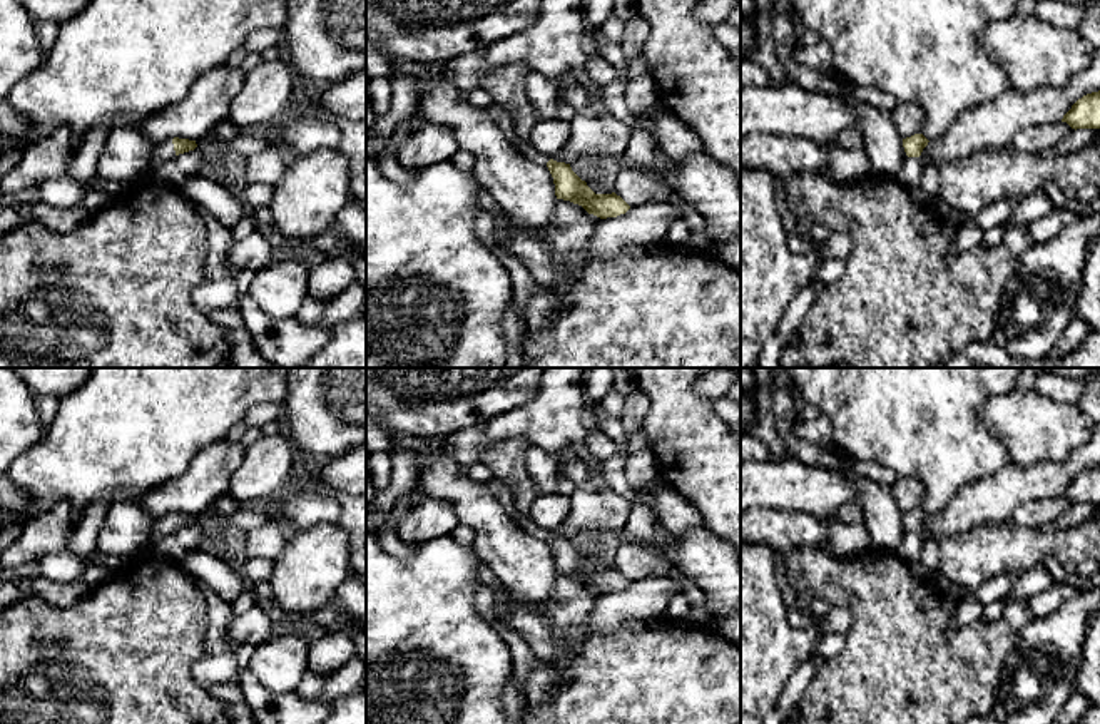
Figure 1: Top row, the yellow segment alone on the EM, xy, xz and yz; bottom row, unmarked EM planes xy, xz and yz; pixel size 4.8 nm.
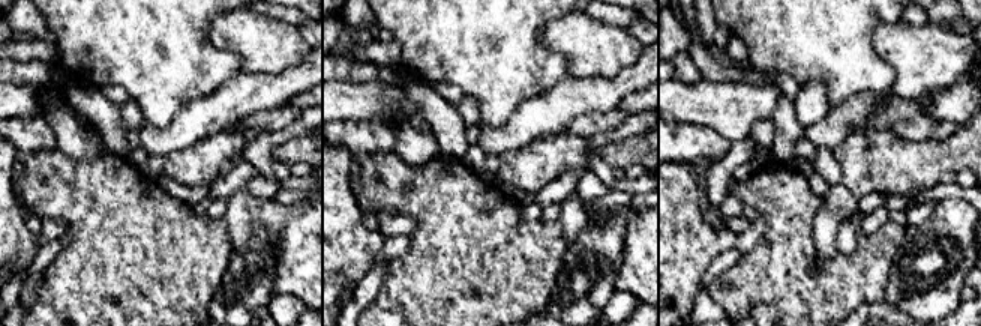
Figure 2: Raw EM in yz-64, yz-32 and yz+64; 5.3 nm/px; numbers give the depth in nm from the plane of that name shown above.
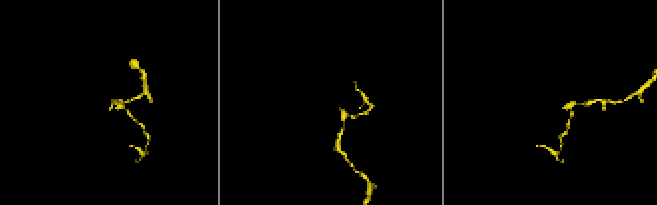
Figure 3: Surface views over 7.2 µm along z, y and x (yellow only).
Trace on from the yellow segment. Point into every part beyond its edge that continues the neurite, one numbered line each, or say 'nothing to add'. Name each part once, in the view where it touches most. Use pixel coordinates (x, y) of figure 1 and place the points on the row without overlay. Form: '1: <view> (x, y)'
1: xy (164, 525)

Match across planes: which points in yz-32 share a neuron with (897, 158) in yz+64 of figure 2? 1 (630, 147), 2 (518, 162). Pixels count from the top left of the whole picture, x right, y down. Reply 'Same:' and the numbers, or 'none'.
Same: 1, 2

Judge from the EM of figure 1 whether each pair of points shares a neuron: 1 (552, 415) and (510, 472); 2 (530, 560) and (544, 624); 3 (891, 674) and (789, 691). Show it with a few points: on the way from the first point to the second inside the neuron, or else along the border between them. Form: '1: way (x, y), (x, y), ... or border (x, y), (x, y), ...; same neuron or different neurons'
1: border (530, 442), (525, 438), (505, 438), (490, 445); different neurons
2: border (557, 574), (554, 594), (537, 604), (502, 589); different neurons
3: border (824, 661), (796, 706); different neurons

